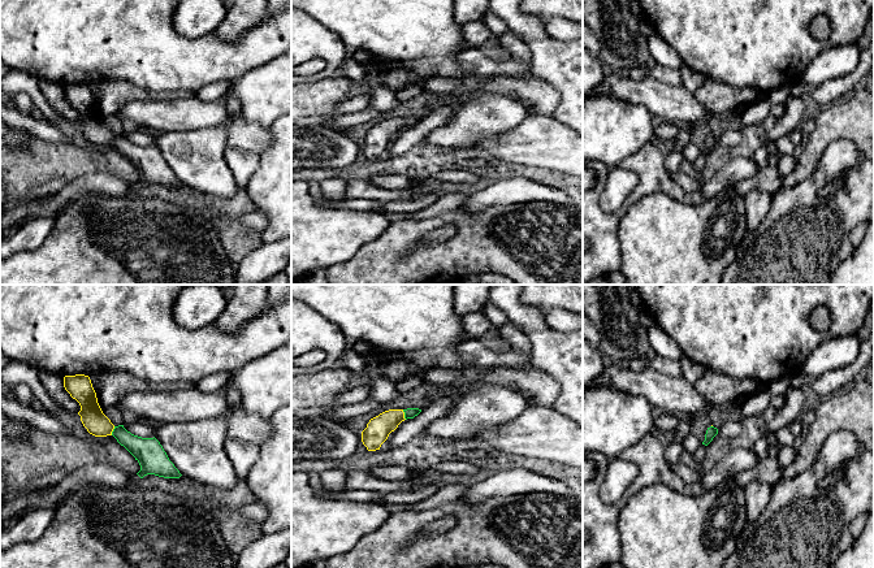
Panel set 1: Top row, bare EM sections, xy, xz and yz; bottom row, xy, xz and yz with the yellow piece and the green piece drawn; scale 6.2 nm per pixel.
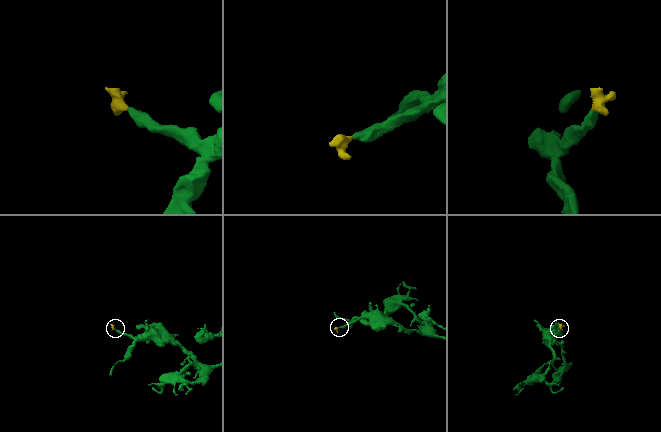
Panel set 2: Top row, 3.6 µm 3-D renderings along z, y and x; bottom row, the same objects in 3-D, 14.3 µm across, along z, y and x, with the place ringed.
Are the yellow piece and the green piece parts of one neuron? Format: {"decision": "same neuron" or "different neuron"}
{"decision": "same neuron"}

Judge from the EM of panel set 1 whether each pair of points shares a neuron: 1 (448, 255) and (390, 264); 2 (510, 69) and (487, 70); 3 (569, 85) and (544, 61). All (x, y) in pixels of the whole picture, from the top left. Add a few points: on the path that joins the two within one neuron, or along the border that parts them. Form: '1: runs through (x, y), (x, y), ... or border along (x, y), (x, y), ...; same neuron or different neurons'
1: runs through (433, 264), (405, 264); same neuron
2: runs through (505, 68), (492, 68); same neuron
3: runs through (562, 78), (550, 66); same neuron

